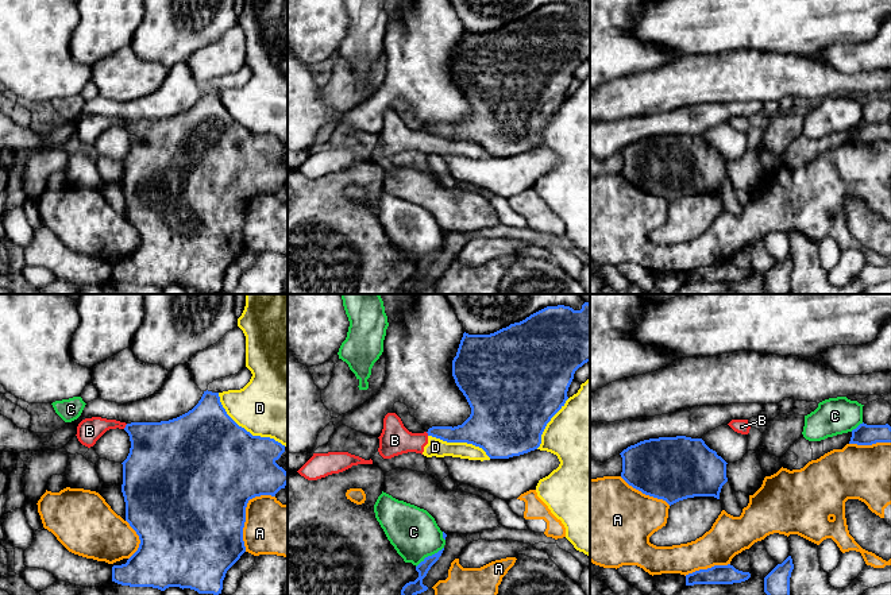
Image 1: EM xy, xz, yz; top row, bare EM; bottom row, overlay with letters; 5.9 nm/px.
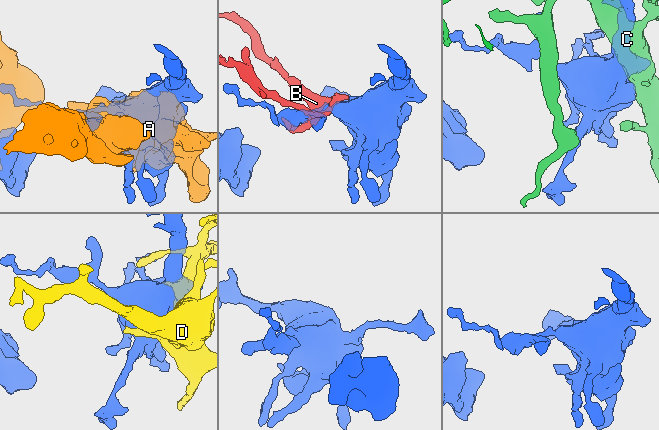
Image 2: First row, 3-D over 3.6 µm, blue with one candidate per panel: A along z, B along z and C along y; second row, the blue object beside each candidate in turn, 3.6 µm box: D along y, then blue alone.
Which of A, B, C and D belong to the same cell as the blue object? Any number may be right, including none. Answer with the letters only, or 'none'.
none

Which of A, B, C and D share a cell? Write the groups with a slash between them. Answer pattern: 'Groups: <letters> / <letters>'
Groups: A / B D / C

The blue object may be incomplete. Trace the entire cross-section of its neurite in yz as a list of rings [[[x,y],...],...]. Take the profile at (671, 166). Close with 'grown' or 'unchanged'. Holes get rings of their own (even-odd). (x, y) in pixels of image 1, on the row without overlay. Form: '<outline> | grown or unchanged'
[[[649,136],[628,144],[620,152],[621,175],[670,204],[694,194],[720,197],[721,186],[728,179],[728,161],[702,136]]] | unchanged

